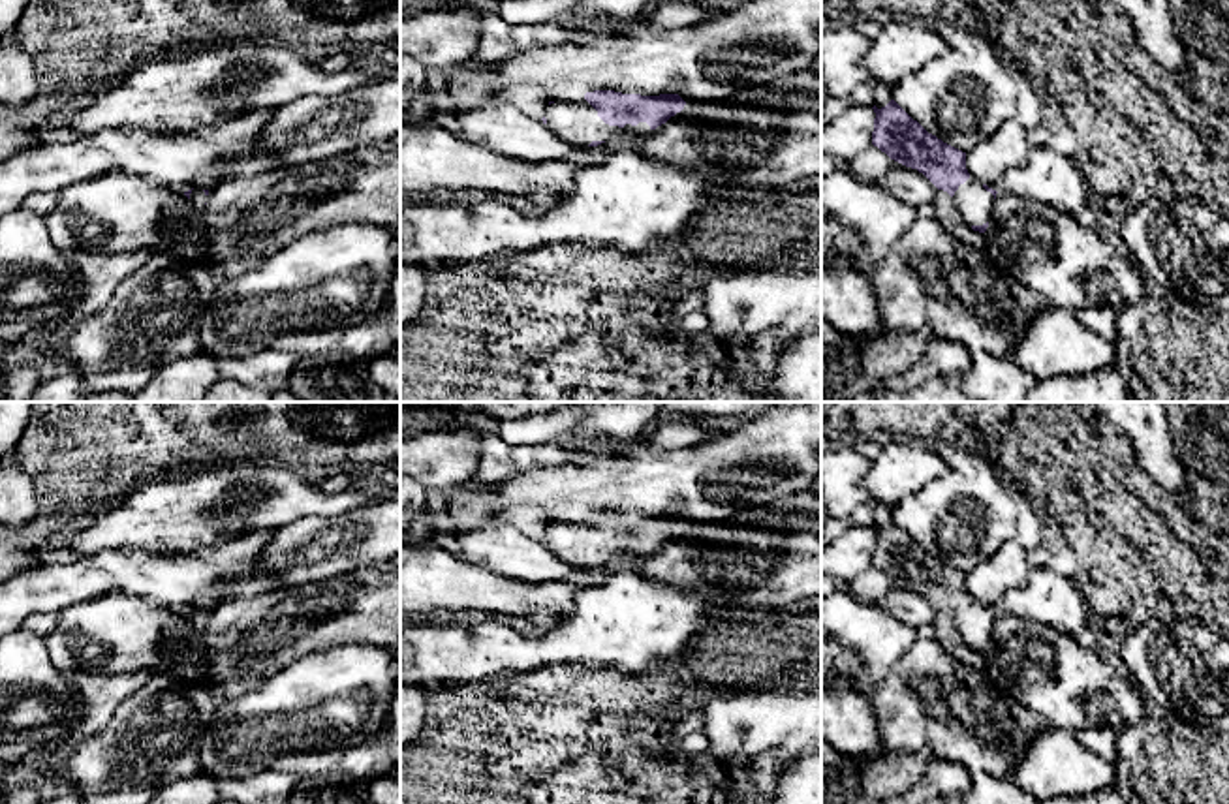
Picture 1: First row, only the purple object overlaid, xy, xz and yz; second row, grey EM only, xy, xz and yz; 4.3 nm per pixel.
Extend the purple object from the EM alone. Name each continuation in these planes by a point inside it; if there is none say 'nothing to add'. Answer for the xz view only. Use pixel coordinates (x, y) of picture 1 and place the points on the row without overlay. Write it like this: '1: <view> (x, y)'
1: xz (577, 543)

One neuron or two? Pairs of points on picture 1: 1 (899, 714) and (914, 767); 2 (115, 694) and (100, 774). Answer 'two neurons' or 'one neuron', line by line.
1: two neurons
2: two neurons

